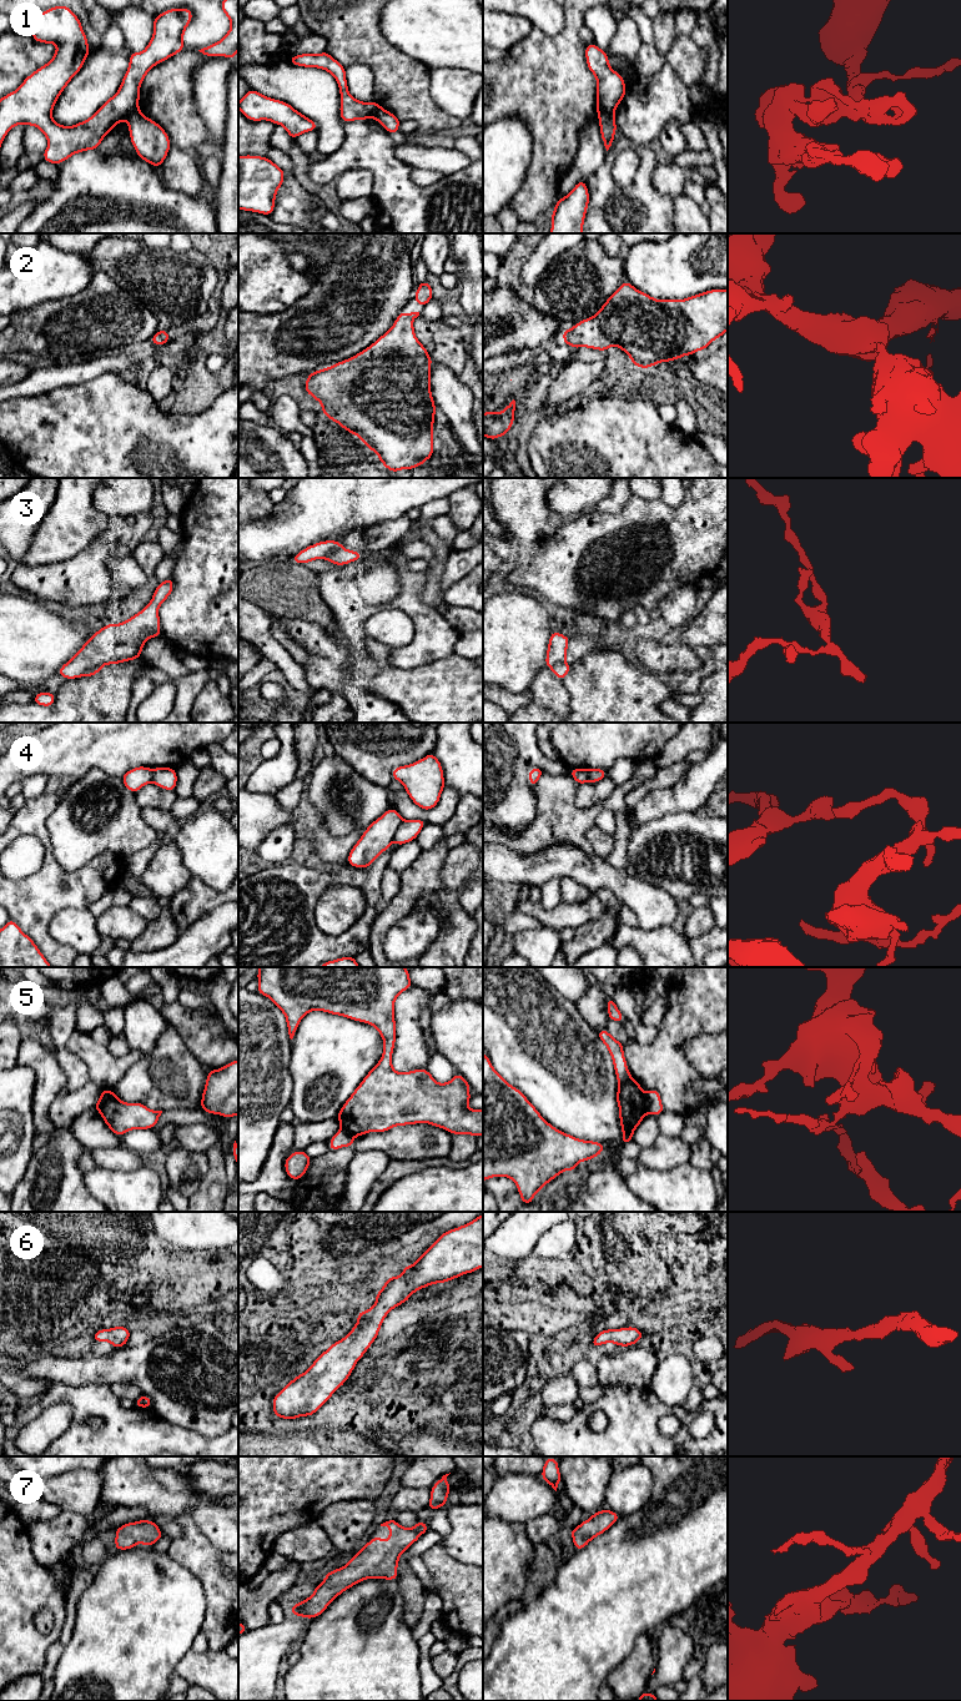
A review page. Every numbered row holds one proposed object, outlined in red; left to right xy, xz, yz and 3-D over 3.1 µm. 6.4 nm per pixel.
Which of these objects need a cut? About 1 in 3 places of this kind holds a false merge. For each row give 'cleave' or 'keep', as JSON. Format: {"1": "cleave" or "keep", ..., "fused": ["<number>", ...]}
{"1": "cleave", "2": "keep", "3": "cleave", "4": "cleave", "5": "cleave", "6": "keep", "7": "keep", "fused": ["1", "3", "4", "5"]}

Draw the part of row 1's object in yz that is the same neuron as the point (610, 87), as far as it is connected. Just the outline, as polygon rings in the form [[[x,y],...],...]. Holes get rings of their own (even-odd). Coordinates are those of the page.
[[[597,44],[585,46],[585,60],[597,80],[597,114],[615,110],[627,94],[623,76],[610,67],[608,54]]]

